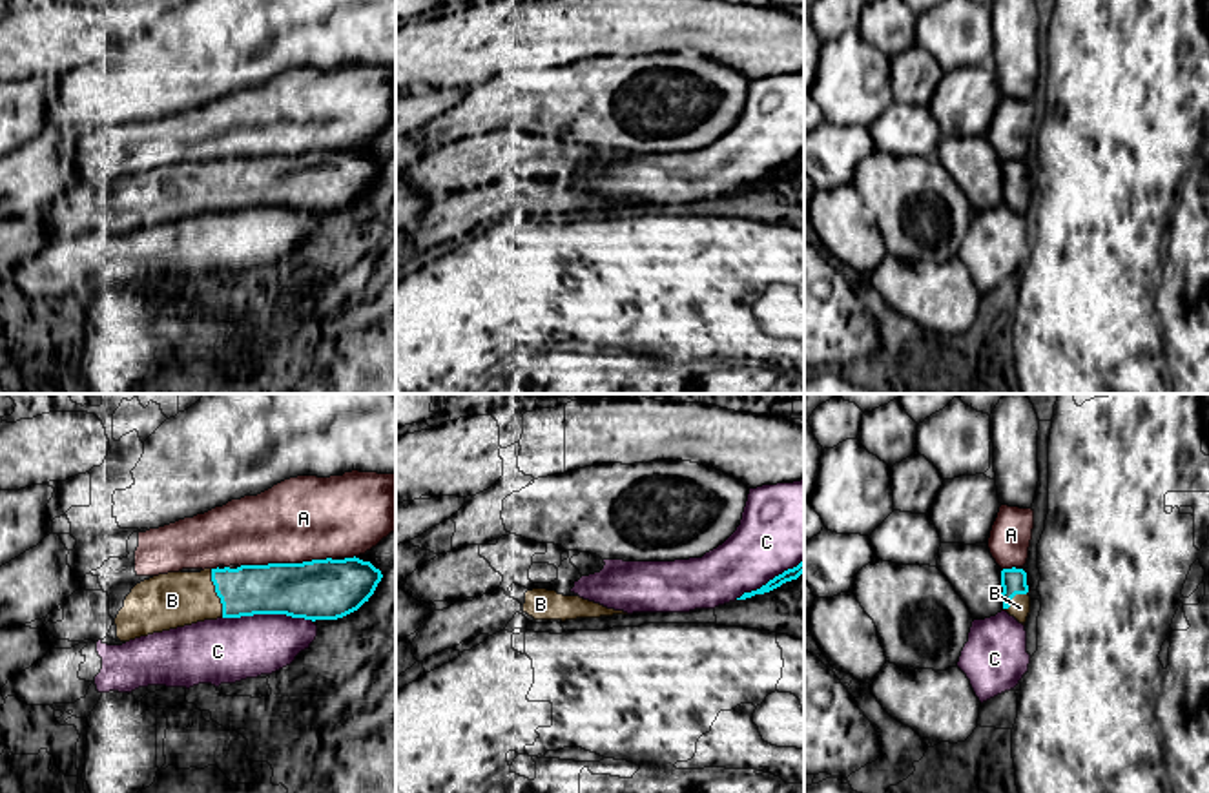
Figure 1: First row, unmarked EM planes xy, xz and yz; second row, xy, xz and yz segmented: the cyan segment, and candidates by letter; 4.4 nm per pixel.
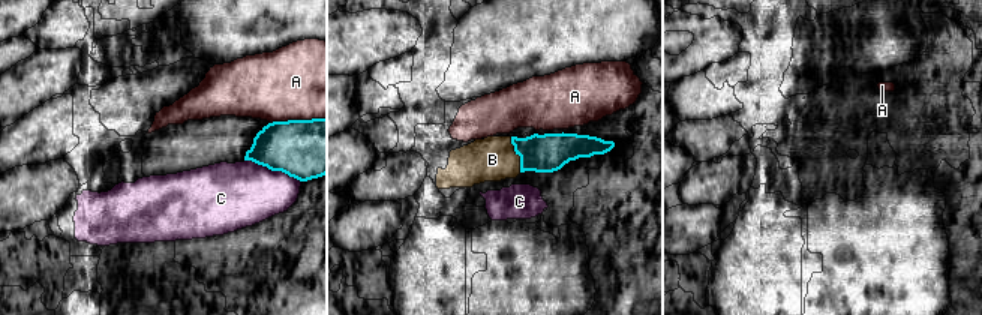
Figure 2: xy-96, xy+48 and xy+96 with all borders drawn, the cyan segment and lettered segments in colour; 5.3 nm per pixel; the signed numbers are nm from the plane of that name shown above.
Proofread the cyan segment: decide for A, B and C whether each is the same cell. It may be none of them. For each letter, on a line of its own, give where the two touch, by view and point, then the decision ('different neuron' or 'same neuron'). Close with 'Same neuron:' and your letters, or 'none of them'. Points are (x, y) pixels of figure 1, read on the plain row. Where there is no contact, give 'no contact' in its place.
A: meets cyan in xy at (287, 155); different neuron
B: meets cyan in xy at (216, 183); same neuron
C: meets cyan in xy at (268, 205); different neuron
Same neuron: B

